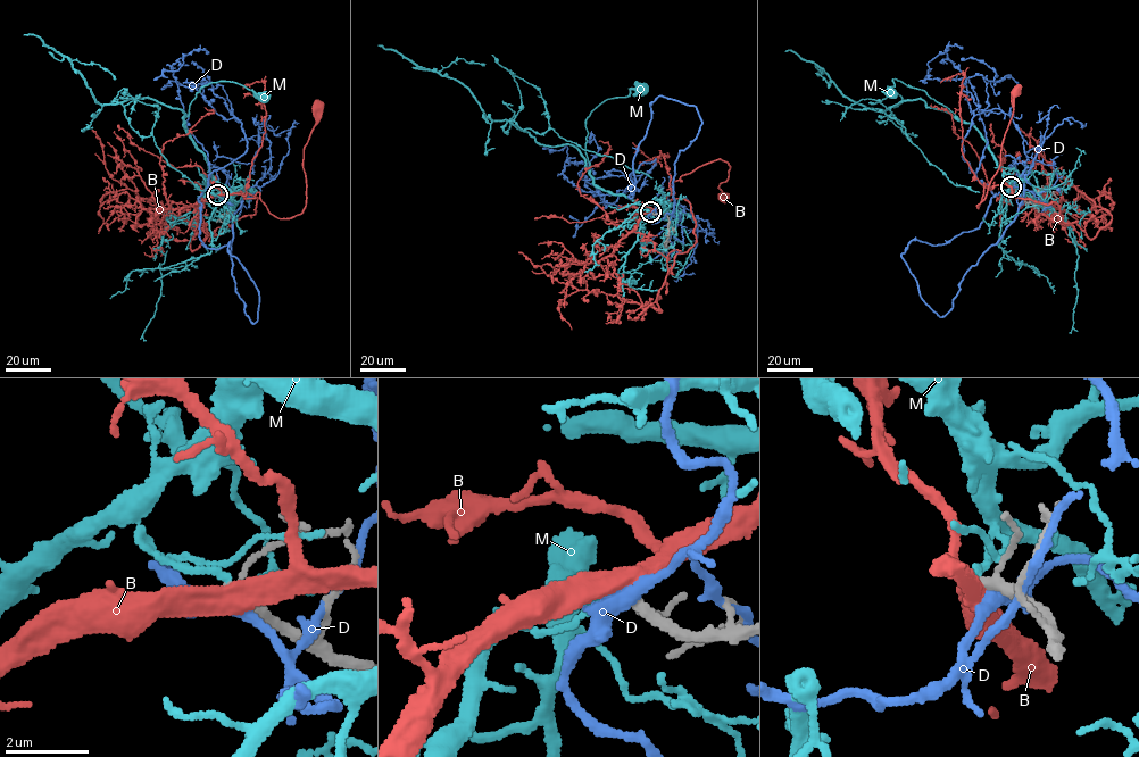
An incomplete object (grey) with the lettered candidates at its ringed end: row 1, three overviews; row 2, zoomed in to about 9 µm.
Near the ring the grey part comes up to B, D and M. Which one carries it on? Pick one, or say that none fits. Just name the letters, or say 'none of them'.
none of them

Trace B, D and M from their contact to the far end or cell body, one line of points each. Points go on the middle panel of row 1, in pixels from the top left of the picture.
B: (650, 211), (681, 175), (721, 159), (730, 167), (726, 181), (718, 186), (723, 194)
D: (651, 211), (673, 213), (701, 123), (659, 96), (632, 197), (655, 159), (590, 177), (604, 200), (570, 215)
M: (650, 211), (595, 184), (584, 147), (592, 111), (643, 88)

